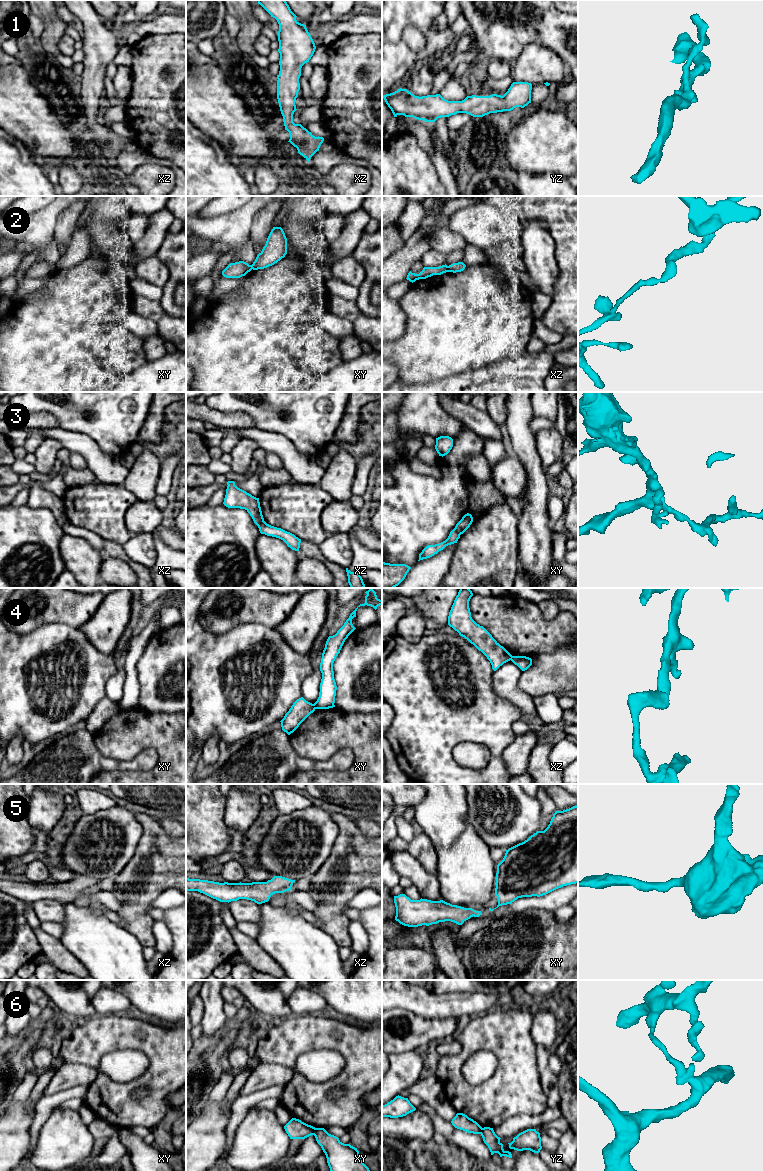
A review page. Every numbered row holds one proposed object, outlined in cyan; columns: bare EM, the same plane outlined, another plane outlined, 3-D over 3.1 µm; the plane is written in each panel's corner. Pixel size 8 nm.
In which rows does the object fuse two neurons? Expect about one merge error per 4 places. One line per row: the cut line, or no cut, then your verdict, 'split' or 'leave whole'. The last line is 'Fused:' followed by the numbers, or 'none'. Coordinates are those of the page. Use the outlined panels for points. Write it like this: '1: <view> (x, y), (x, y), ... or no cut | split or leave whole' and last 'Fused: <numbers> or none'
1: no cut | leave whole
2: xz (447, 266), (448, 271) | split
3: xz (264, 521), (258, 527) | split
4: xy (313, 704), (315, 708) | split
5: no cut | leave whole
6: xy (315, 1128), (312, 1134) | split
Fused: 2, 3, 4, 6

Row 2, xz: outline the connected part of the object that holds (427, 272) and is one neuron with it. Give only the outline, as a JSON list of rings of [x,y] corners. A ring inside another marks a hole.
[[[446,264],[439,267],[424,267],[419,274],[410,271],[406,279],[413,283],[419,279],[426,279],[433,275],[441,275],[446,272],[448,272],[448,266]]]

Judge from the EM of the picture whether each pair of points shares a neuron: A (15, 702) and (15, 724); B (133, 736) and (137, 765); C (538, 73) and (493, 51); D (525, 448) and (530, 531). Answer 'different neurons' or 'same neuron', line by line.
A: same neuron
B: different neurons
C: different neurons
D: same neuron

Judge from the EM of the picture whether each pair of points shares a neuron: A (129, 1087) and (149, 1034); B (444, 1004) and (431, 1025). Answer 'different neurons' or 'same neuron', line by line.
A: same neuron
B: different neurons

